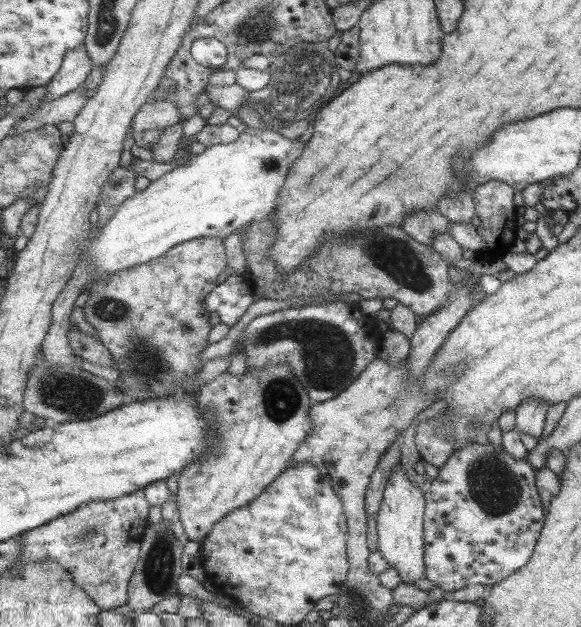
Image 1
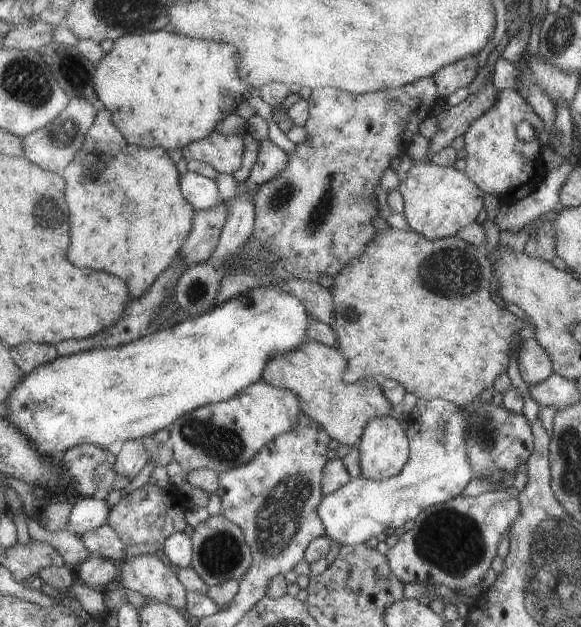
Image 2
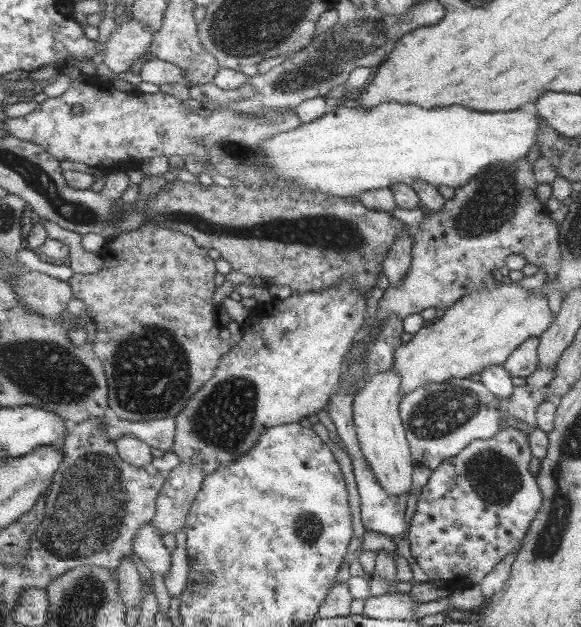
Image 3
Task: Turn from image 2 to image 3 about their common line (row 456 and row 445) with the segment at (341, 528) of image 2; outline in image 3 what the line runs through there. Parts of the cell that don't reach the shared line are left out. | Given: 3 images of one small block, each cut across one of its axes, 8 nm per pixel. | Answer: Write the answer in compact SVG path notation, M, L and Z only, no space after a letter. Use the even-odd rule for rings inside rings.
M448 378L443 382L428 382L404 394L398 404L398 415L402 416L411 456L418 466L433 471L447 458L457 456L471 441L494 437L499 432L499 422L504 416L535 428L536 410L546 398L547 391L547 387L528 390L525 385L514 386L506 399L498 399L480 381Z

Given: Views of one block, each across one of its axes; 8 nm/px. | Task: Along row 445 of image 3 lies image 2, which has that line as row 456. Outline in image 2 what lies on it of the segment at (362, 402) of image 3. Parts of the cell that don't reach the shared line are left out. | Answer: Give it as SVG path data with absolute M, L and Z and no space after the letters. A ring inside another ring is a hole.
M383 414L381 418L371 418L363 430L358 444L355 446L359 454L361 477L367 480L383 480L397 474L407 460L407 438L399 424L393 420L395 416Z

